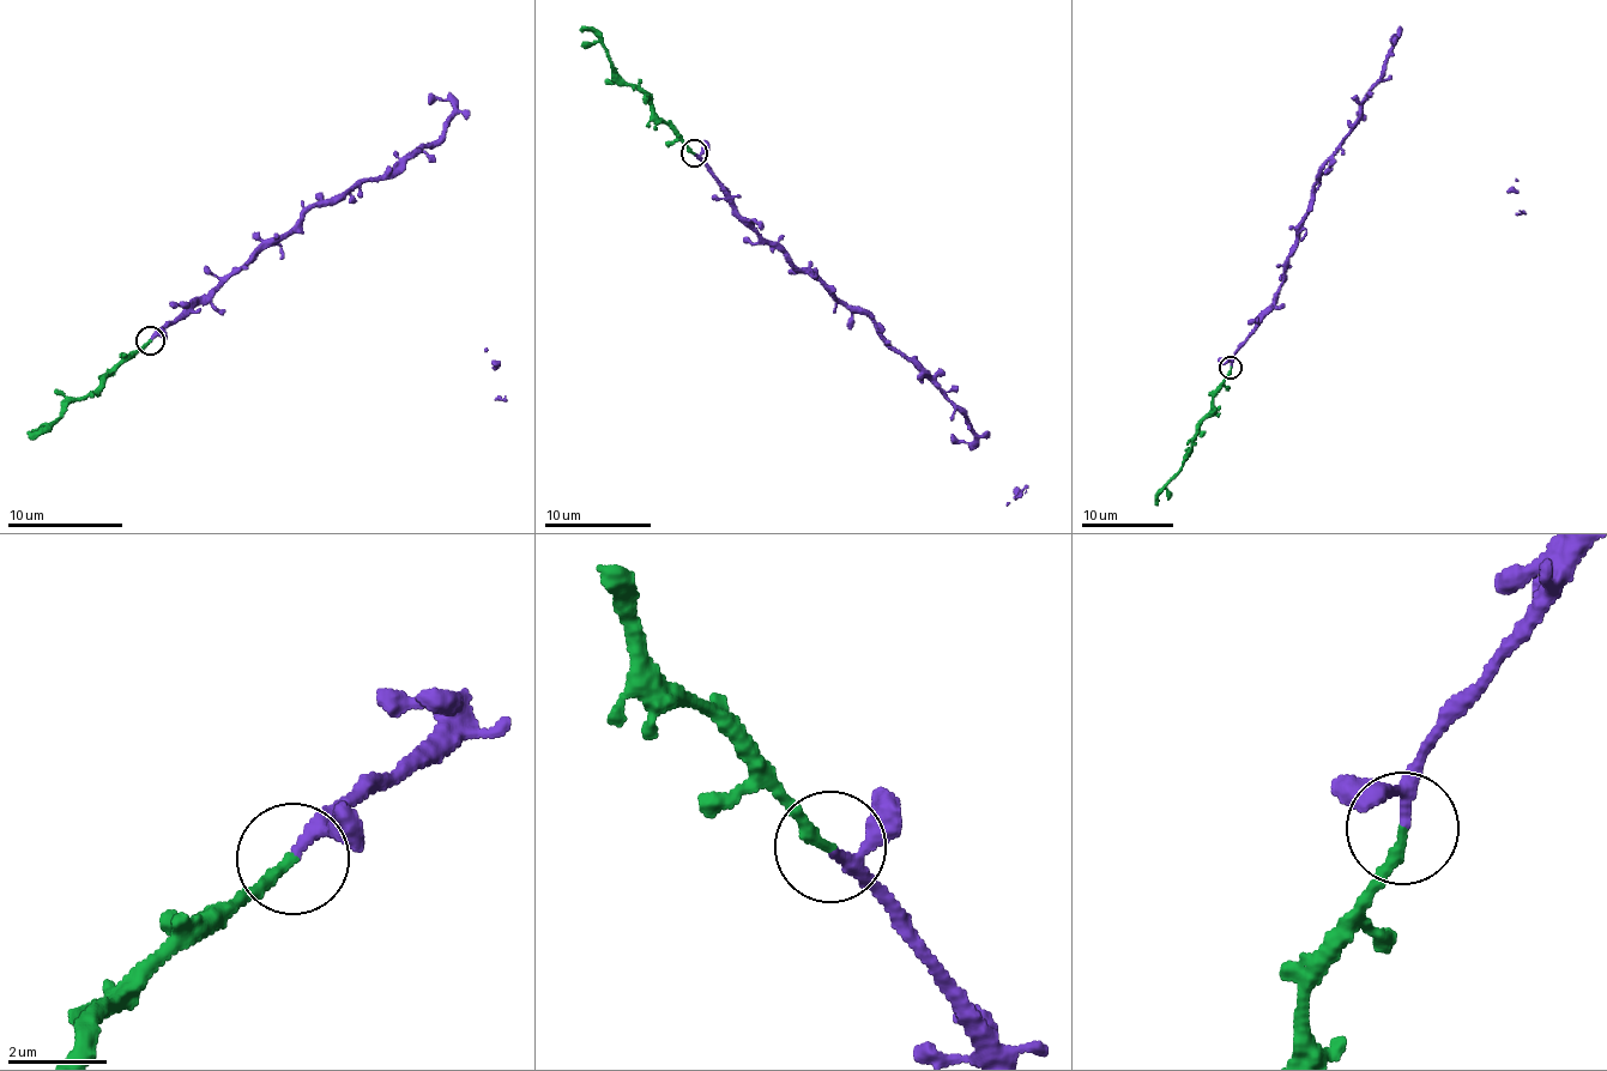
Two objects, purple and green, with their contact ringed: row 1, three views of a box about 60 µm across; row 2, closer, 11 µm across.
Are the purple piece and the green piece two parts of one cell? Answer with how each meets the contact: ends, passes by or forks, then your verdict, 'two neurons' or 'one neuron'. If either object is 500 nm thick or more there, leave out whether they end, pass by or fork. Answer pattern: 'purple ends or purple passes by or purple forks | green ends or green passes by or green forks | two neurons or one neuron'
purple passes by | green ends | one neuron

